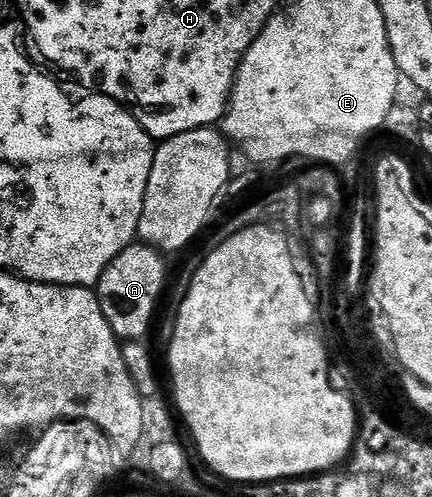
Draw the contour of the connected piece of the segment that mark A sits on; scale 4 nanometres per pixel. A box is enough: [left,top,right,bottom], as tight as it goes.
[97,243,167,342]

